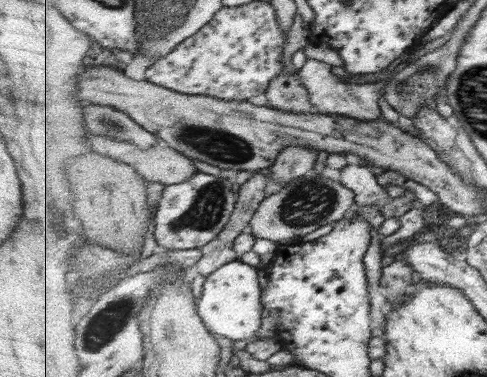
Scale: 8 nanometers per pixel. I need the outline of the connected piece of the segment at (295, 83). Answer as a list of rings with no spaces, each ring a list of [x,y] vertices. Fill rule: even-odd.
[[[283,71],[271,83],[265,94],[270,103],[269,107],[291,111],[295,114],[316,112],[310,101],[308,90],[302,84],[301,79],[297,77],[296,71],[292,75],[287,75]]]

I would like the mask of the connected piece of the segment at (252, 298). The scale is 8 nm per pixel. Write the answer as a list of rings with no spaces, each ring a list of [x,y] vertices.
[[[239,259],[221,266],[215,273],[206,278],[203,286],[201,298],[197,301],[199,314],[203,317],[207,328],[215,336],[225,336],[233,341],[255,341],[255,334],[259,333],[261,324],[263,324],[262,290],[259,284],[258,269],[253,268],[251,264],[240,262]]]

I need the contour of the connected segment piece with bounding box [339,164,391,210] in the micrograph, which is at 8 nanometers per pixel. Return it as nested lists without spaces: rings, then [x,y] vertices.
[[[346,164],[340,170],[339,180],[356,192],[357,205],[375,204],[381,210],[391,199],[386,189],[377,184],[376,175],[368,166]]]

